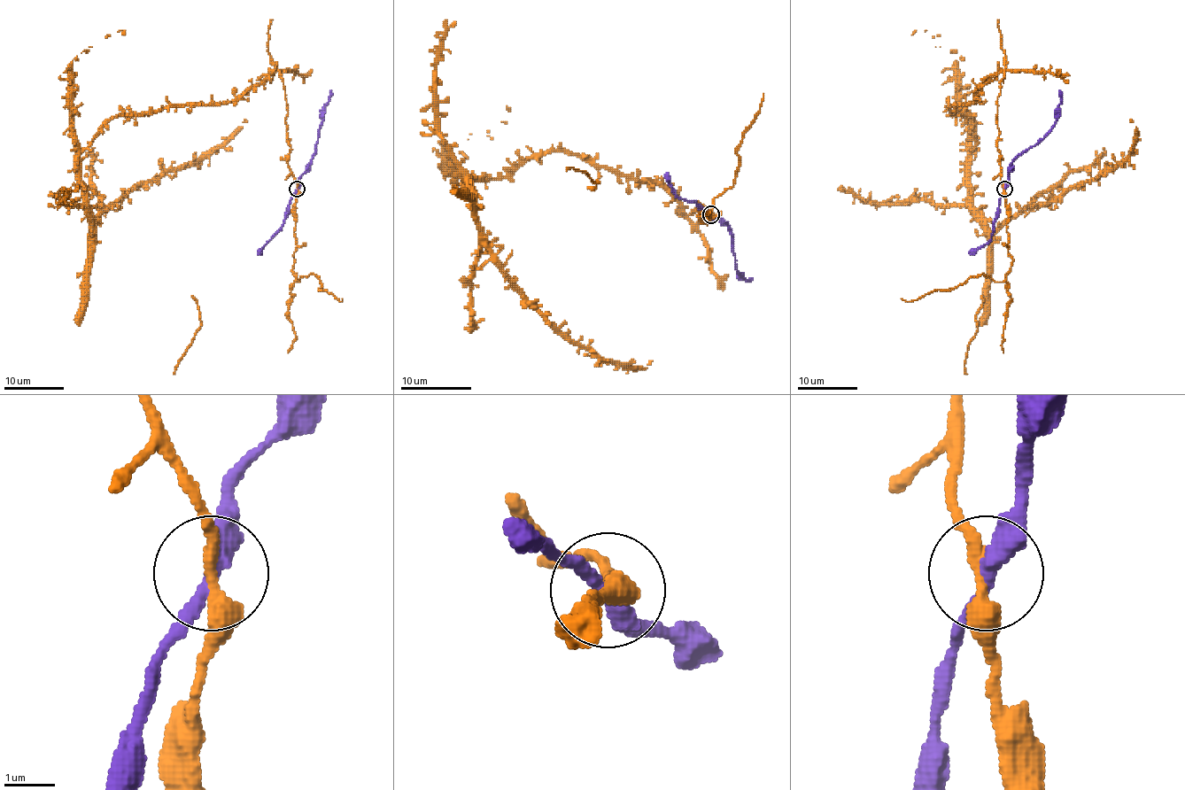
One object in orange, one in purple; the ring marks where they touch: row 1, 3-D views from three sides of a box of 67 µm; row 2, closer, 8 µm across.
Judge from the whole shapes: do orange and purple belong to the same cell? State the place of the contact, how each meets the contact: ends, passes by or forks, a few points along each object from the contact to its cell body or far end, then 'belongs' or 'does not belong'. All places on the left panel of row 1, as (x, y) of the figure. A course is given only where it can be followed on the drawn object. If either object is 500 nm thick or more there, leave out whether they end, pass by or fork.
at (297, 189); orange passes by; purple passes by; orange runs (297, 189), (277, 71), (230, 101), (112, 118), (80, 155), (91, 230), (104, 209), (212, 153), (247, 120); purple runs (297, 189), (305, 166), (312, 159), (322, 108), (331, 90); does not belong

